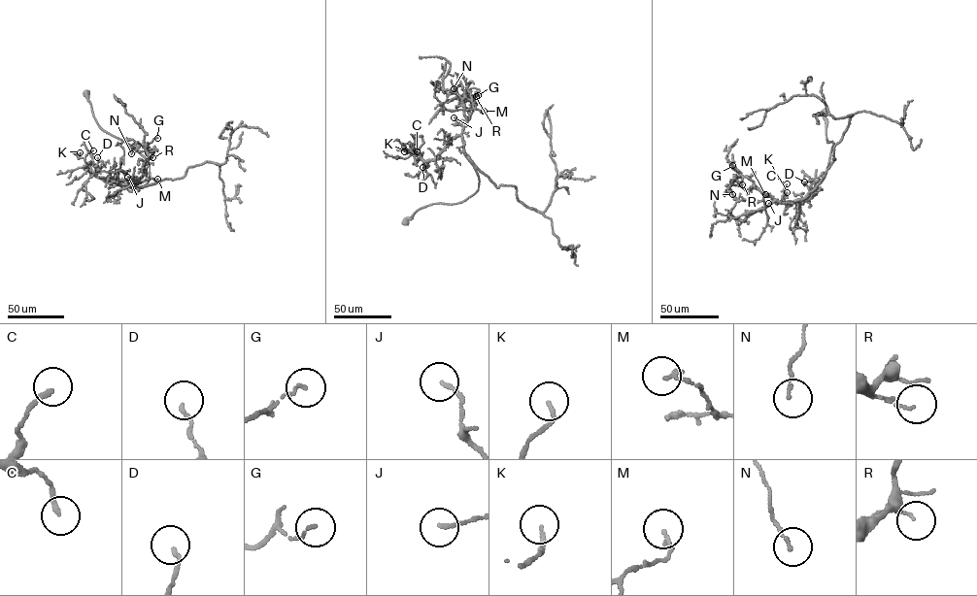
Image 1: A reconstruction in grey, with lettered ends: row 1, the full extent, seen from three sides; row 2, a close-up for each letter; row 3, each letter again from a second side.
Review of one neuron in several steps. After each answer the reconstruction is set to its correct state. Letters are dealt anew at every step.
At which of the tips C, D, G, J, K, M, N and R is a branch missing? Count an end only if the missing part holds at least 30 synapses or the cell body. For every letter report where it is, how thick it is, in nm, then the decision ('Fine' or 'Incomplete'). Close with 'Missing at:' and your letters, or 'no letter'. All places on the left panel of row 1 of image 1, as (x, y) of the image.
C: Place: (93, 150). Thickness 190 nm. Fine
D: Place: (97, 157). Thickness 120 nm. Fine
G: Place: (157, 138). Thickness 90 nm. Fine
J: Place: (127, 177). Thickness 140 nm. Fine
K: Place: (80, 152). Thickness 120 nm. Fine
M: Place: (157, 179). Thickness 130 nm. Fine
N: Place: (131, 153). Thickness 100 nm. Fine
R: Place: (152, 157). Thickness 70 nm. Fine
Missing at: no letter

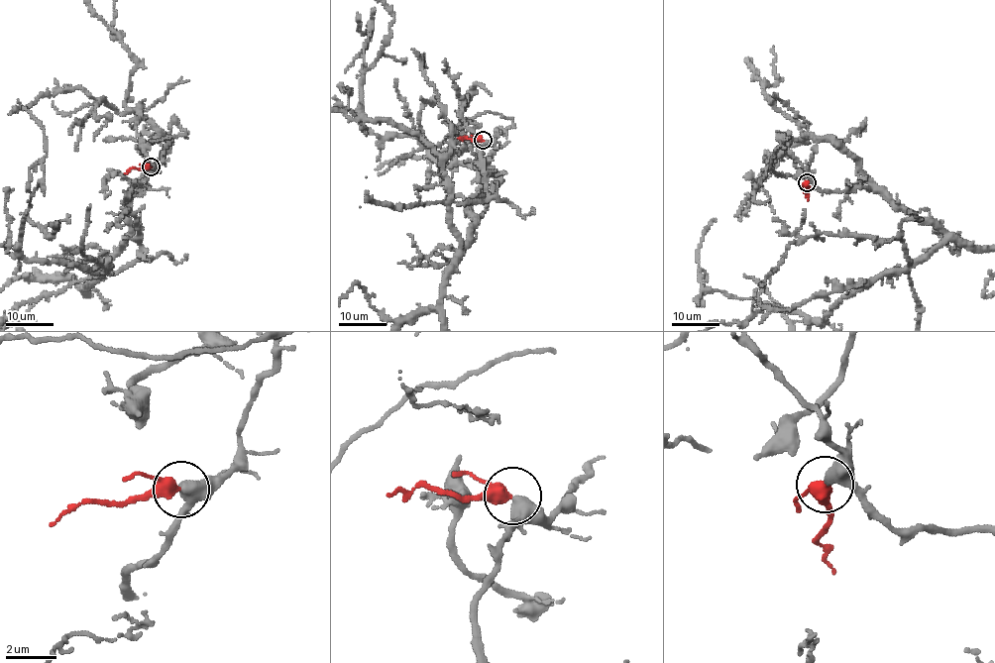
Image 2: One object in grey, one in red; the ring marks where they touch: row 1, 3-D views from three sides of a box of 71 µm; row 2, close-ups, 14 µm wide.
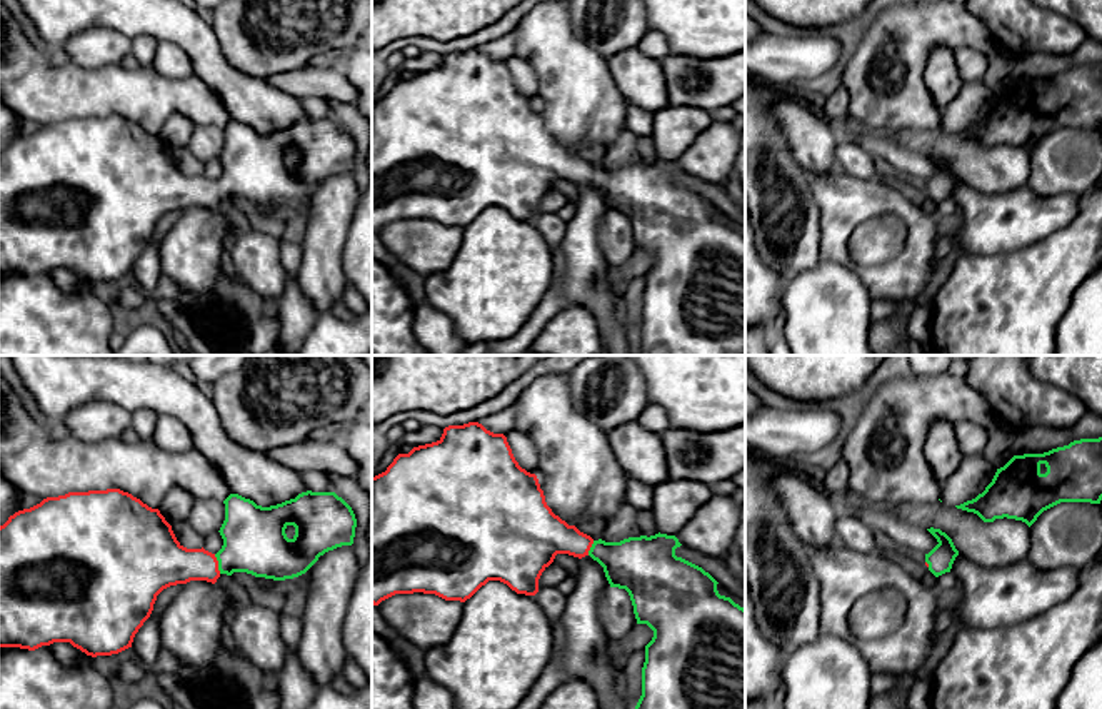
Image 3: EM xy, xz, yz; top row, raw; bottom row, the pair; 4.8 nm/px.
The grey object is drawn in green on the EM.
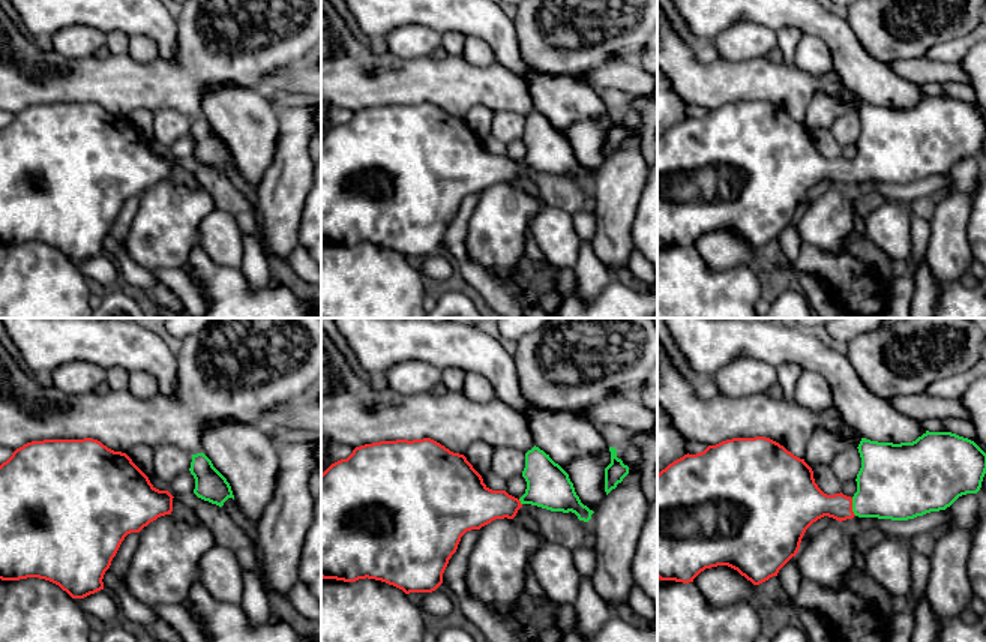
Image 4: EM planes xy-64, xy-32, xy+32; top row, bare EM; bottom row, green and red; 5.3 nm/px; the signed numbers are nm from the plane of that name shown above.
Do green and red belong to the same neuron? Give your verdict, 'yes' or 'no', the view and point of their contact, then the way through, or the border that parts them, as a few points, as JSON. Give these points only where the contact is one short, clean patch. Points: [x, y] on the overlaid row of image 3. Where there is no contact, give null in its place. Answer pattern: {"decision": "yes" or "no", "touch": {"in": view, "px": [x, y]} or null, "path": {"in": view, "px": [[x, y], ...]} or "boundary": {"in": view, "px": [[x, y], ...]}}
{"decision": "yes", "touch": {"in": "xy", "px": [219, 564]}, "path": {"in": "xy", "px": [[254, 538], [235, 556], [219, 564], [167, 563]]}}

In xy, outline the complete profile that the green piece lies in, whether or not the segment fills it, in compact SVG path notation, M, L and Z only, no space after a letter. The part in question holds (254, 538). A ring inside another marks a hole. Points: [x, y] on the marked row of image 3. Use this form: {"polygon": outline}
{"polygon": "M120 489L68 492L58 497L47 497L30 509L15 512L8 517L3 525L0 525L0 647L20 647L35 651L42 646L50 646L53 642L70 642L73 647L80 649L82 652L92 657L118 654L132 647L135 634L153 611L157 596L170 586L187 584L190 581L207 581L215 584L222 574L232 576L233 572L247 572L255 577L265 577L273 581L293 579L305 574L325 552L353 544L357 527L355 514L352 507L335 492L307 490L298 494L295 499L270 507L262 507L238 494L230 494L223 500L223 504L225 520L218 530L223 539L223 546L217 554L212 554L203 547L183 547L177 541L172 525L165 520L158 509L148 507L140 499Z"}

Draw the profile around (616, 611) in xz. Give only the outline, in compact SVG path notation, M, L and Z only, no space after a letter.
M607 587L599 601L599 617L604 632L614 642L629 636L637 626L634 606L625 589Z

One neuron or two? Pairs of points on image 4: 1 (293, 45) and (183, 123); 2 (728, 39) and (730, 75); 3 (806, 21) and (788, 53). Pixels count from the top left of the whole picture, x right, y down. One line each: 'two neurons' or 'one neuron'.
1: two neurons
2: two neurons
3: two neurons

